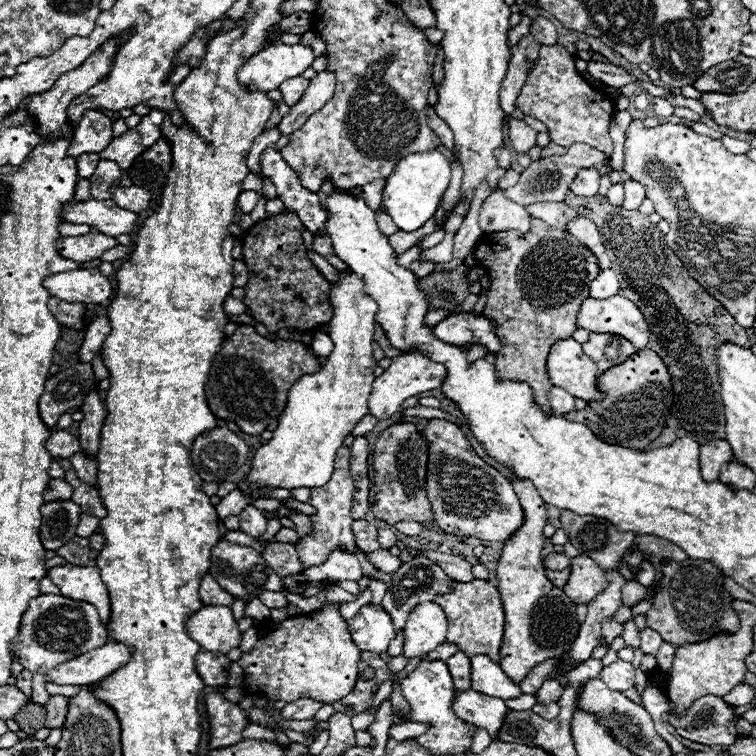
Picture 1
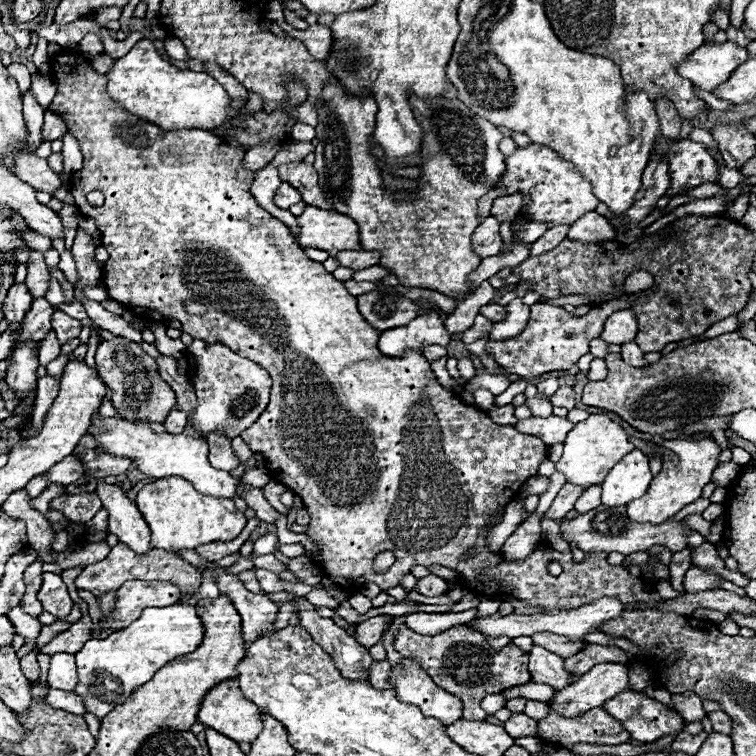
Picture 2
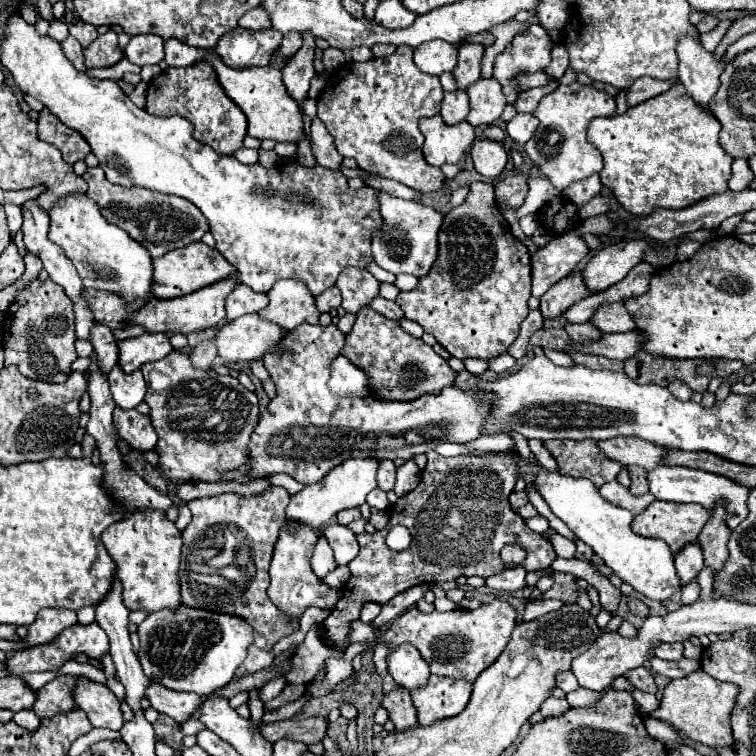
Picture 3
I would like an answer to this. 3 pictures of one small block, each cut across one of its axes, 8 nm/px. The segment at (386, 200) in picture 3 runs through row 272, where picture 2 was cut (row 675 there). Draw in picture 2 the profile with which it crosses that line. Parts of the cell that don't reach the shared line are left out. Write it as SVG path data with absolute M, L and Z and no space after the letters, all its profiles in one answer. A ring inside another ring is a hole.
M404 658L404 670L392 670L392 682L396 684L398 700L418 706L424 716L432 716L444 726L462 718L462 702L438 688L416 660Z

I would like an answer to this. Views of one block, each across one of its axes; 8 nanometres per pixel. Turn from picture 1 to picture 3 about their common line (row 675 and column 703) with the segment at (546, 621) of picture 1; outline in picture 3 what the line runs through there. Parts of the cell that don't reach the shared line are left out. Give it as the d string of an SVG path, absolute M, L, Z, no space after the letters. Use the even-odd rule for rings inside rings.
M654 500L632 522L632 530L640 536L664 540L674 554L686 544L698 540L700 530L710 520L710 512L700 504L676 504Z

